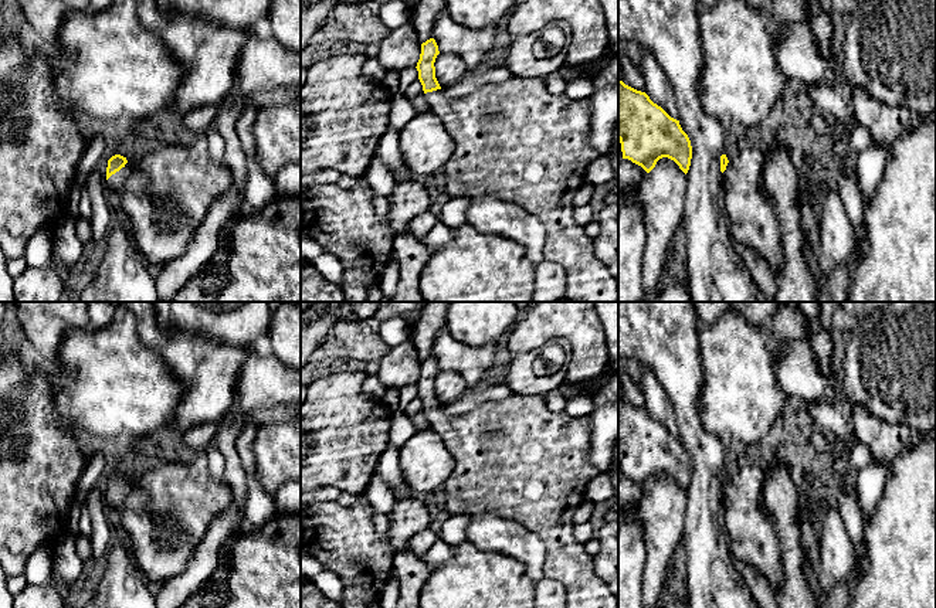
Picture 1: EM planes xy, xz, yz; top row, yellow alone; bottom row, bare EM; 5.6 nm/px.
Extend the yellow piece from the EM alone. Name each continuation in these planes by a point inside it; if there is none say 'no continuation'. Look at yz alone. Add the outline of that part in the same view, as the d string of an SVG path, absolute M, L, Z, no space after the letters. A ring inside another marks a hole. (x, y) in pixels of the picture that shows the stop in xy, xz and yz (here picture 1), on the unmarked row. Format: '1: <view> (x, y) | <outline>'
1: yz (752, 537) | M754 456L729 478L723 489L729 500L723 529L732 557L756 567L776 591L783 585L783 563L771 514L762 506L766 476L764 463Z

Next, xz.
1: xz (516, 459) | M512 394L499 401L491 401L477 405L474 410L465 414L447 414L442 407L437 407L425 411L425 417L430 422L430 429L434 431L444 442L450 454L454 456L455 468L450 473L444 483L444 499L450 514L494 514L501 519L511 519L522 523L526 529L532 530L546 546L547 557L543 565L543 574L547 578L560 581L566 587L566 608L618 608L618 602L608 590L607 584L596 574L594 557L590 556L584 544L579 543L573 536L573 523L563 522L560 513L566 509L576 509L581 505L584 490L587 485L601 472L590 463L590 420L587 417L570 417L564 411L553 412L550 411L542 395L523 397Z

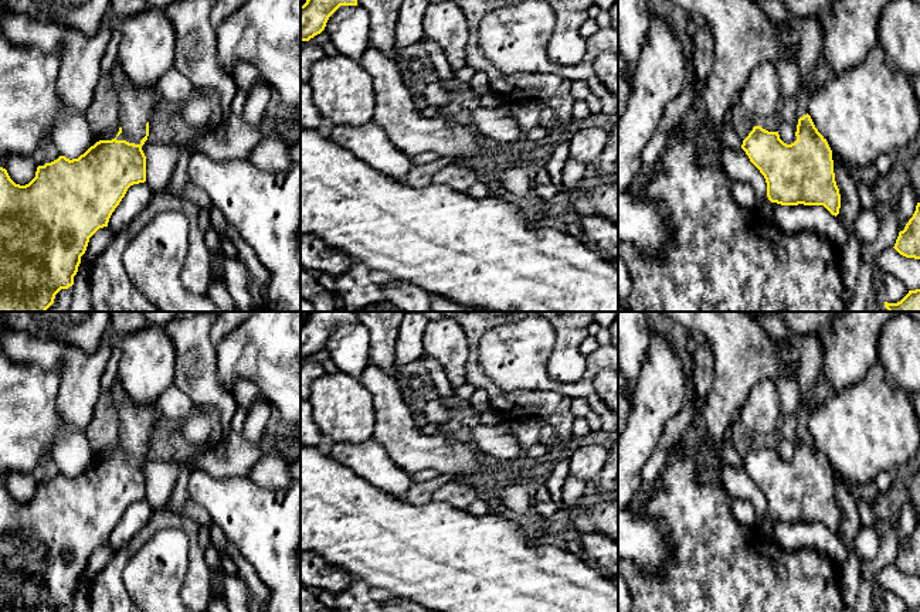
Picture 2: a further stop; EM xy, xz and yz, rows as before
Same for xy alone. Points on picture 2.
1: xy (136, 422) | M129 395L119 412L119 445L122 450L116 458L126 458L129 460L140 462L146 453L146 441L160 414L153 404L139 405L133 402Z

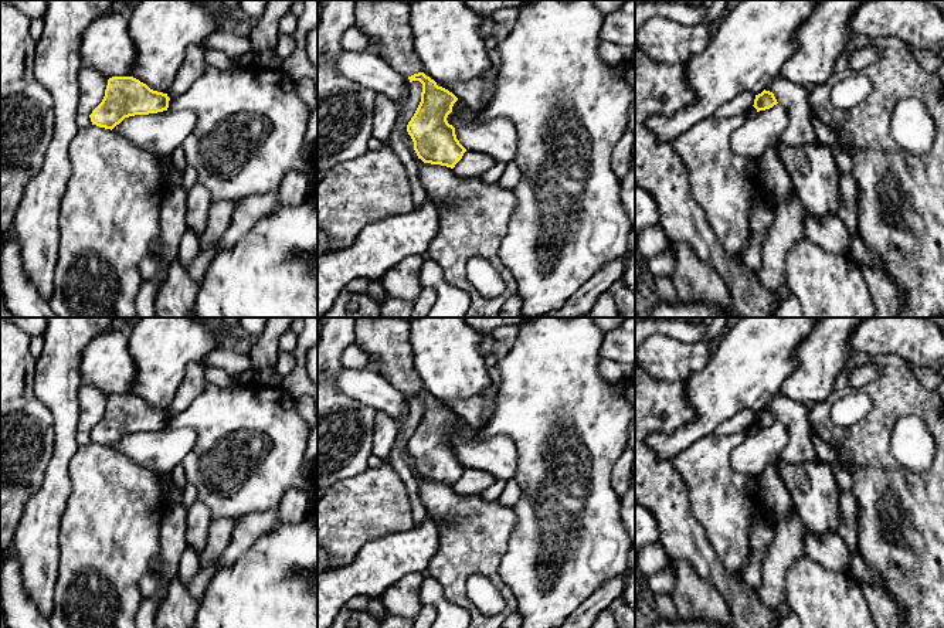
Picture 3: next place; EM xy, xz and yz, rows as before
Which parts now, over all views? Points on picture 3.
no continuation

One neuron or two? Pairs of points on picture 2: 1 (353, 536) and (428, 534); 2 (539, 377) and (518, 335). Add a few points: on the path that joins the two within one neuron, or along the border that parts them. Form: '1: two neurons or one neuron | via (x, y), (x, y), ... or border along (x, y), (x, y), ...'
1: one neuron | via (372, 536), (410, 536)
2: one neuron | via (529, 367), (519, 357), (519, 344)

